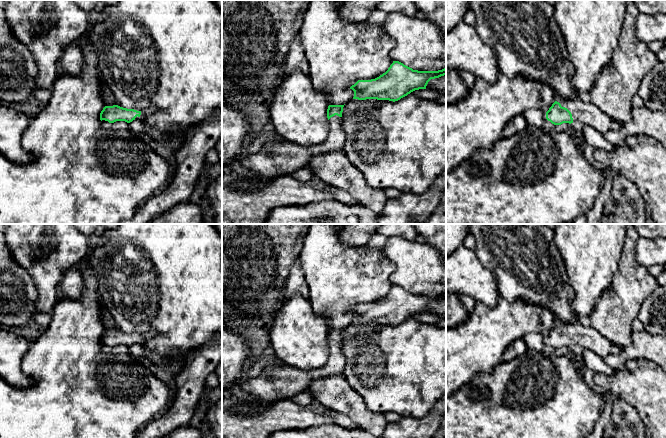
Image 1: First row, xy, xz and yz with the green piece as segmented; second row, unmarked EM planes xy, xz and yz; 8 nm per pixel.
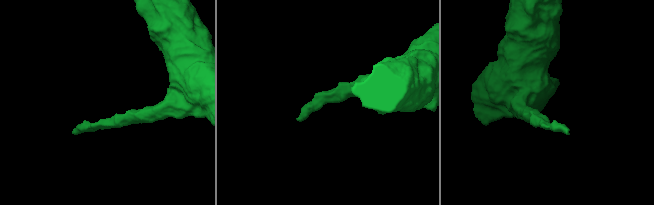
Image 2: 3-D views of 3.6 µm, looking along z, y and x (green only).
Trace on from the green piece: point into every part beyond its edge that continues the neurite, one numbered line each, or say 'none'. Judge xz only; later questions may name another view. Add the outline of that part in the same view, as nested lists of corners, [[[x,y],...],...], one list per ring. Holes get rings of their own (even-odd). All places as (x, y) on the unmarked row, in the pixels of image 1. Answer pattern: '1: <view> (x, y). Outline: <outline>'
1: xz (285, 382). Outline: [[[335,339],[328,344],[328,360],[322,368],[303,372],[282,364],[271,375],[261,372],[253,379],[244,380],[241,388],[251,398],[238,402],[231,407],[231,411],[240,416],[252,415],[278,400],[290,400],[307,391],[315,379],[344,375],[344,368],[342,341]]]

